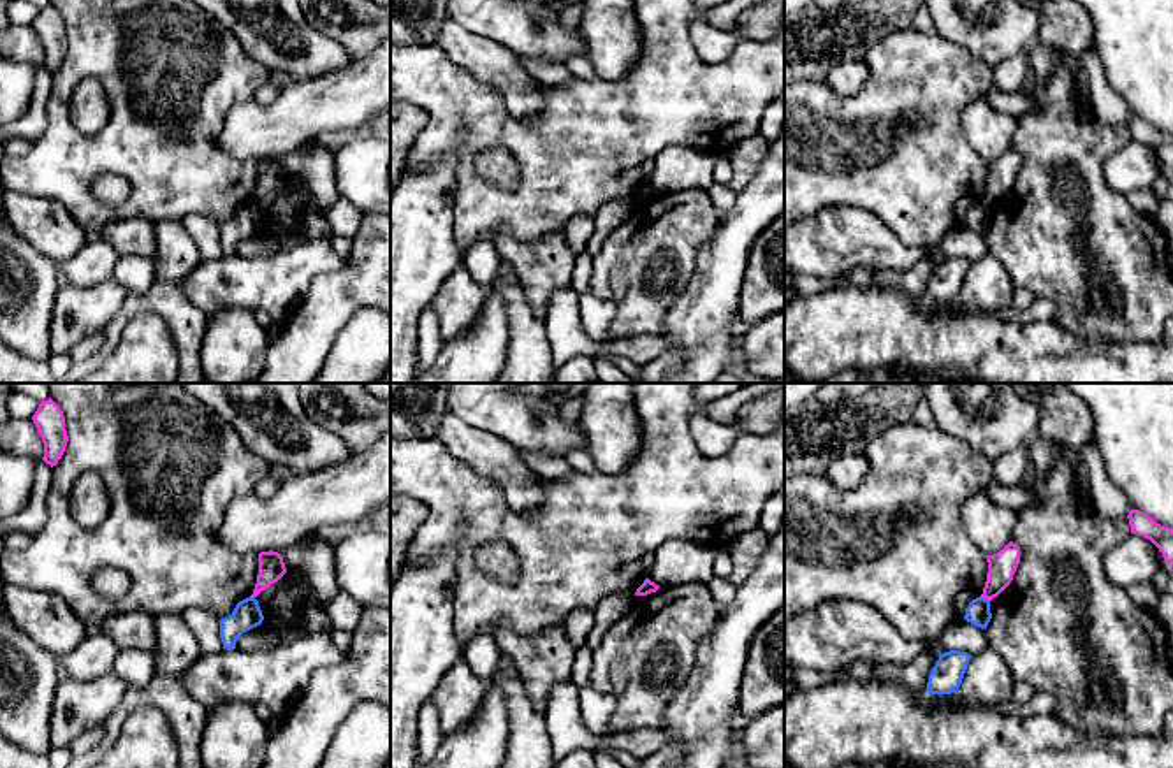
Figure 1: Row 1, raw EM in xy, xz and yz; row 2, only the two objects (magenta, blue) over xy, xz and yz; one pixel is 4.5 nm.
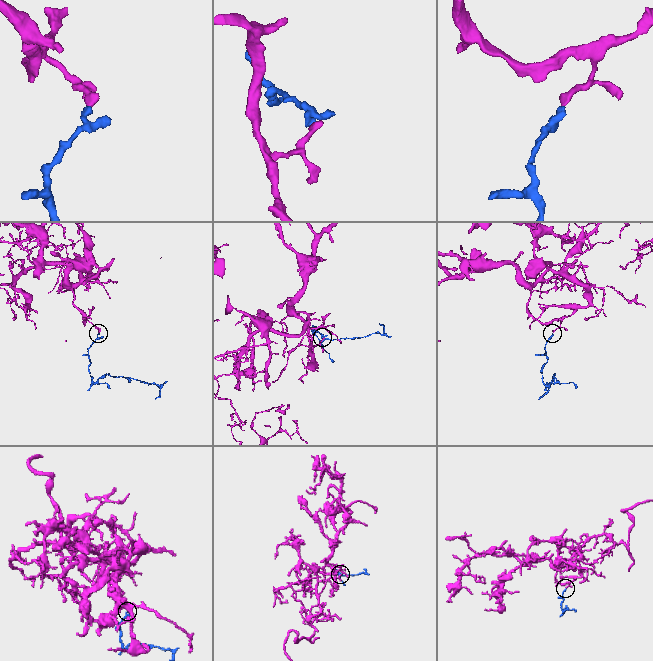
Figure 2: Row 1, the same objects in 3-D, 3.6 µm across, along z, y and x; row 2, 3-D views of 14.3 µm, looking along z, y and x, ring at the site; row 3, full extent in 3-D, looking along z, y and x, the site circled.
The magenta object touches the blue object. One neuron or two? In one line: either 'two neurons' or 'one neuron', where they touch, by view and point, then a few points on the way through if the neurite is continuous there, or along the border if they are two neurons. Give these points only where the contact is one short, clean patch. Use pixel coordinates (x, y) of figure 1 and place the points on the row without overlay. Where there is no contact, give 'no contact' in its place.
two neurons; contact yz (985, 204); border yz (980, 202), (989, 208)

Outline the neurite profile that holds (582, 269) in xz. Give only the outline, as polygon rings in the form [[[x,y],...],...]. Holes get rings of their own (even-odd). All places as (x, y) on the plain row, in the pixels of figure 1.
[[[584,250],[577,253],[570,288],[579,295],[589,293],[589,283],[593,276],[593,255]]]

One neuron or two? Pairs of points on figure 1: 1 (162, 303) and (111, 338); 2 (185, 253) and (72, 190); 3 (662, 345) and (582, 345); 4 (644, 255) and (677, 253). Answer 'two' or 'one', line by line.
1: one
2: two
3: one
4: one

